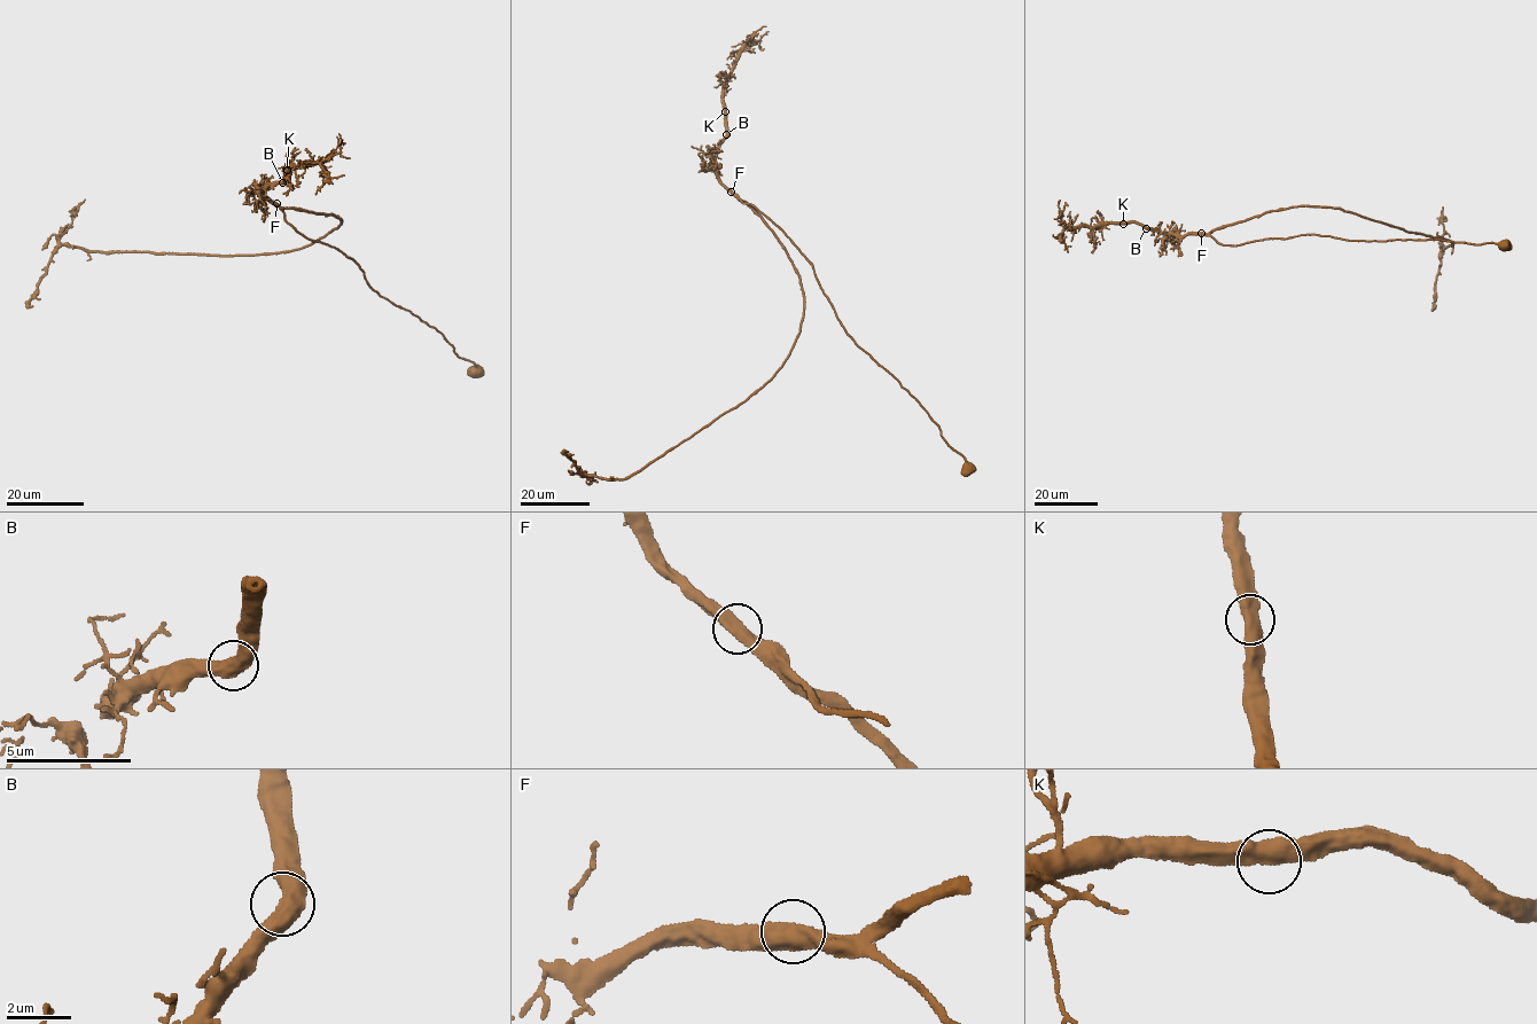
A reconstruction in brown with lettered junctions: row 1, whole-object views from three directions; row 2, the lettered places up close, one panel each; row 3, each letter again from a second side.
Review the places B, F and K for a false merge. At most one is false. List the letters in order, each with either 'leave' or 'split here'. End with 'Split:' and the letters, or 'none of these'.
B: leave
F: leave
K: leave
Split: none of these

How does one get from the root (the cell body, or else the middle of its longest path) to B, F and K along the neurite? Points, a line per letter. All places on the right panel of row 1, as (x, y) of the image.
B: (1505, 247), (1438, 239), (1351, 241), (1313, 234), (1232, 245), (1203, 234), (1160, 234), (1146, 228)
F: (1505, 247), (1503, 243), (1475, 244), (1438, 239), (1351, 241), (1313, 234), (1232, 245), (1201, 233)
K: (1505, 247), (1438, 239), (1351, 241), (1313, 234), (1232, 245), (1203, 234), (1160, 234), (1134, 223), (1123, 224)

